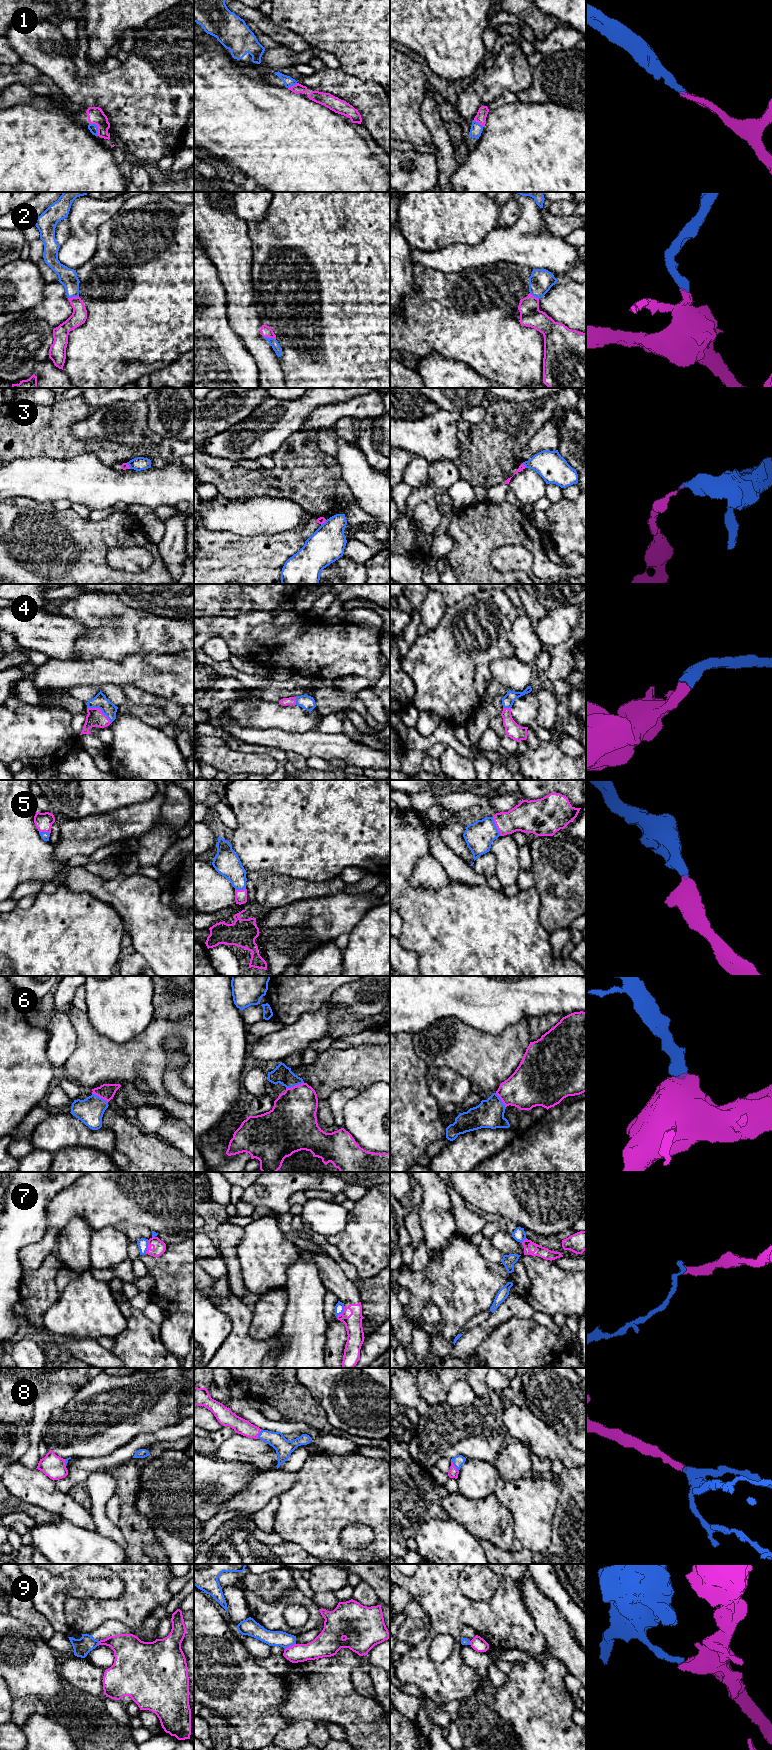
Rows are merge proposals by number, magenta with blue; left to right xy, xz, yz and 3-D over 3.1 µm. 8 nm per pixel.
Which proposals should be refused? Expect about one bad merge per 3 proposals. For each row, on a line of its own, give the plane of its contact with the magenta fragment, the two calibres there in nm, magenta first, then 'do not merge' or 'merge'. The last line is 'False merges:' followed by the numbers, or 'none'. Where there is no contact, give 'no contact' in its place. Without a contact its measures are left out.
1: xy | 130/70 nm | merge
2: xz | 90/70 nm | merge
3: yz | 50/240 nm | do not merge
4: xy | 140/120 nm | merge
5: yz | 240/220 nm | merge
6: xz | 360/150 nm | merge
7: xy | 110/90 nm | do not merge
8: yz | 80/90 nm | merge
9: xz | 170/130 nm | do not merge
False merges: 3, 7, 9

